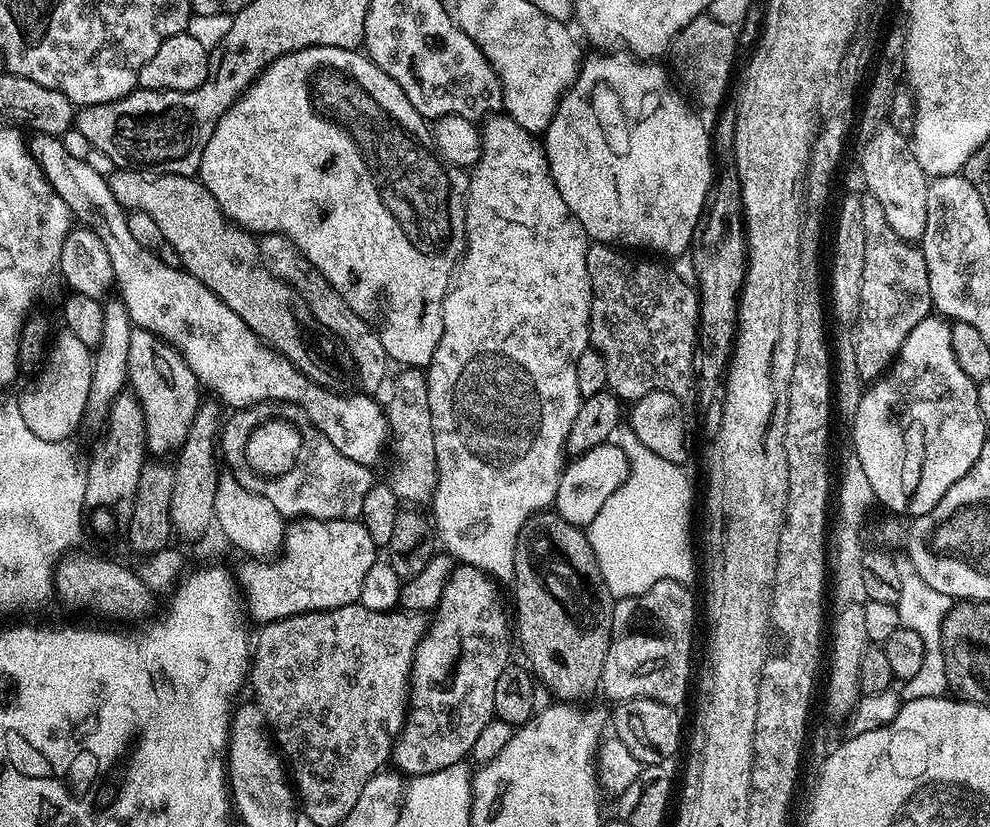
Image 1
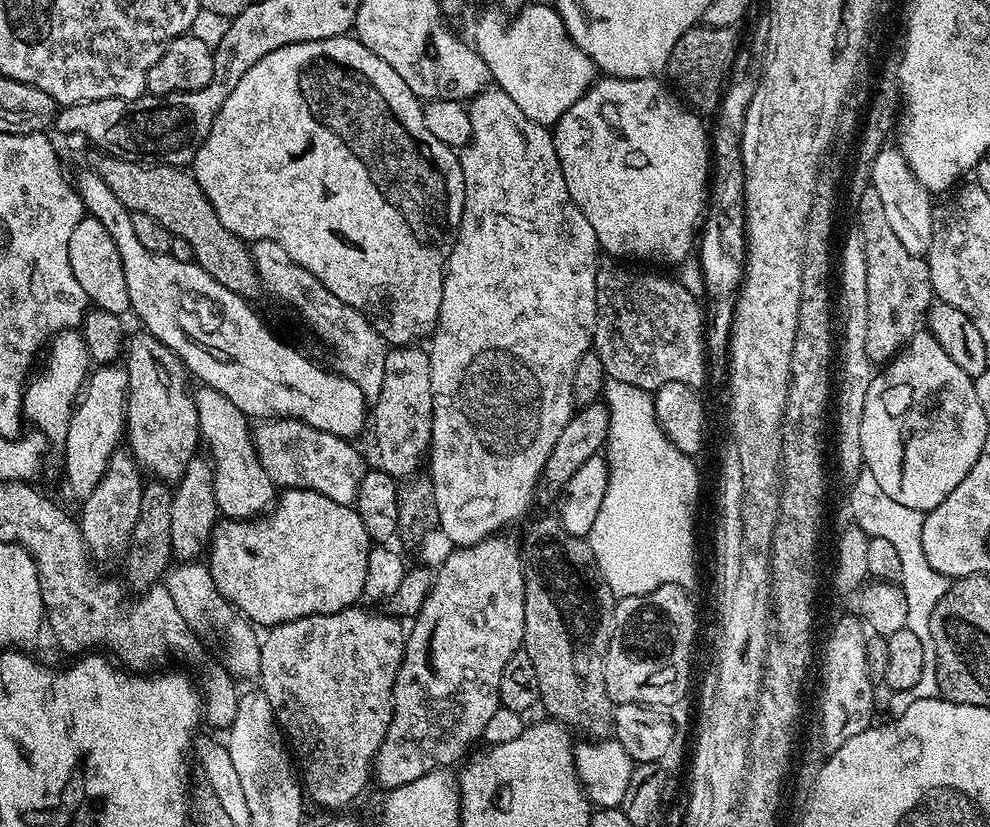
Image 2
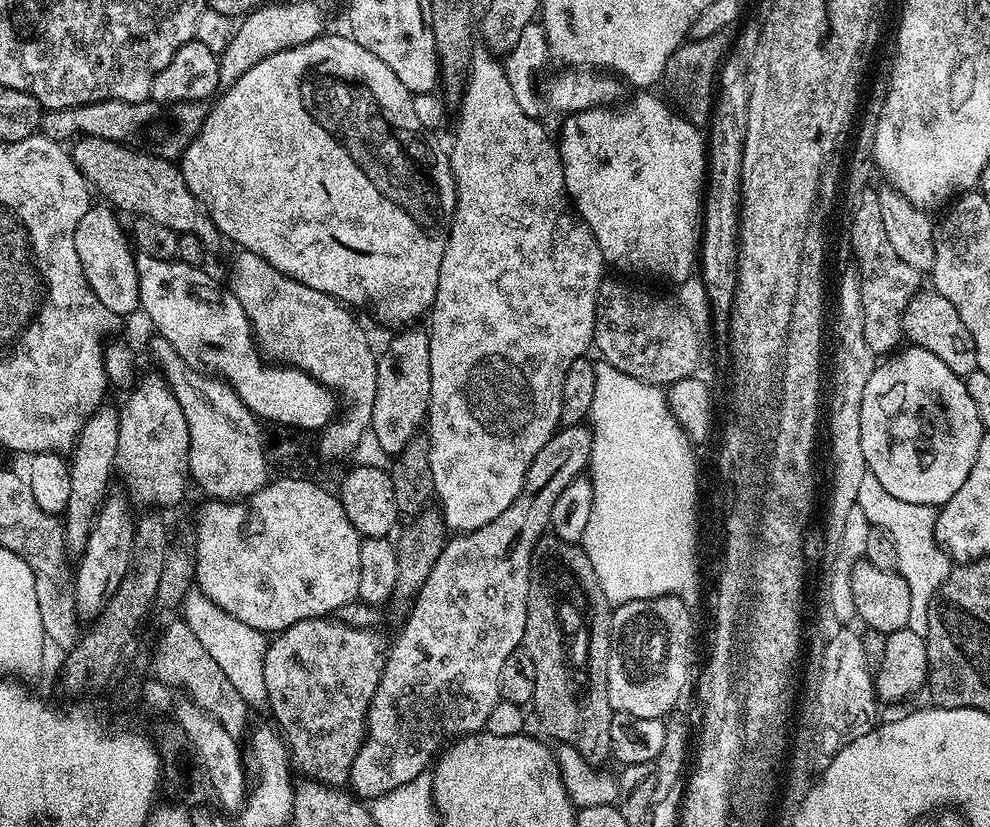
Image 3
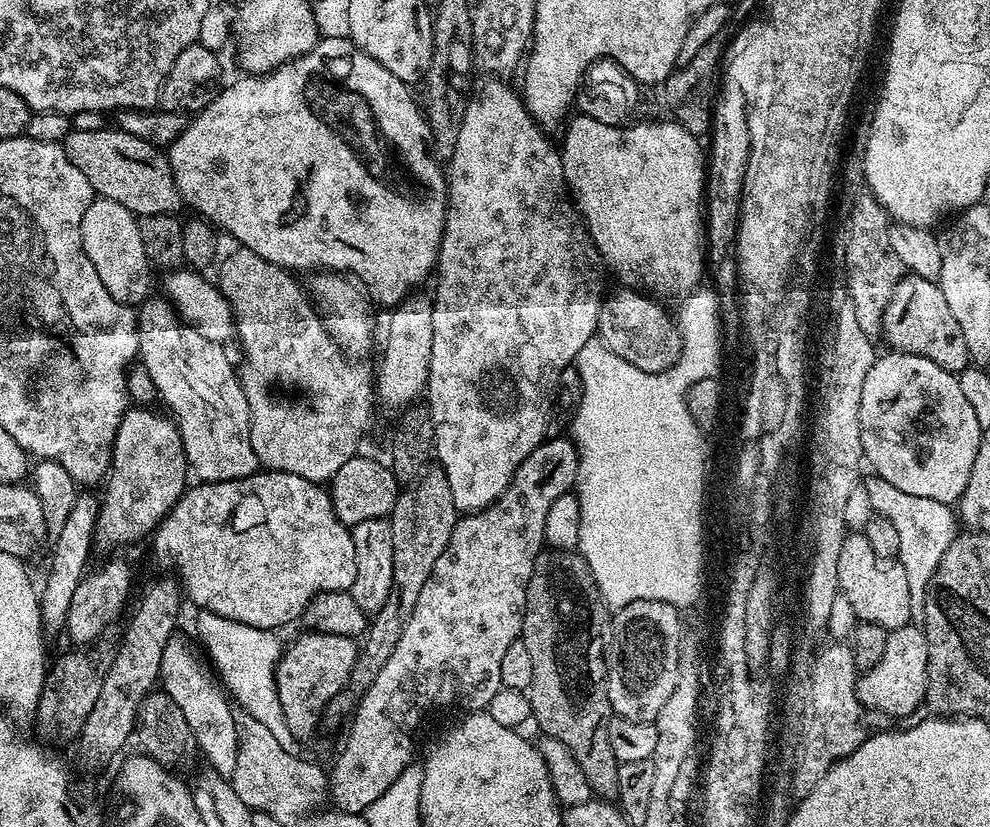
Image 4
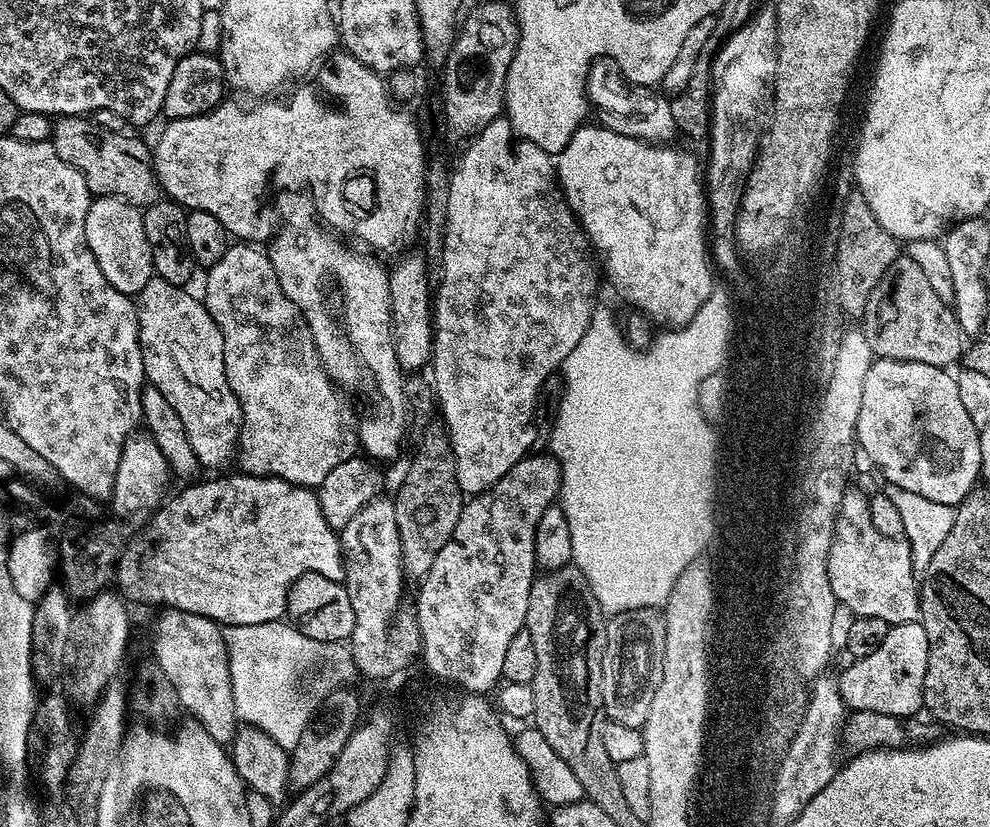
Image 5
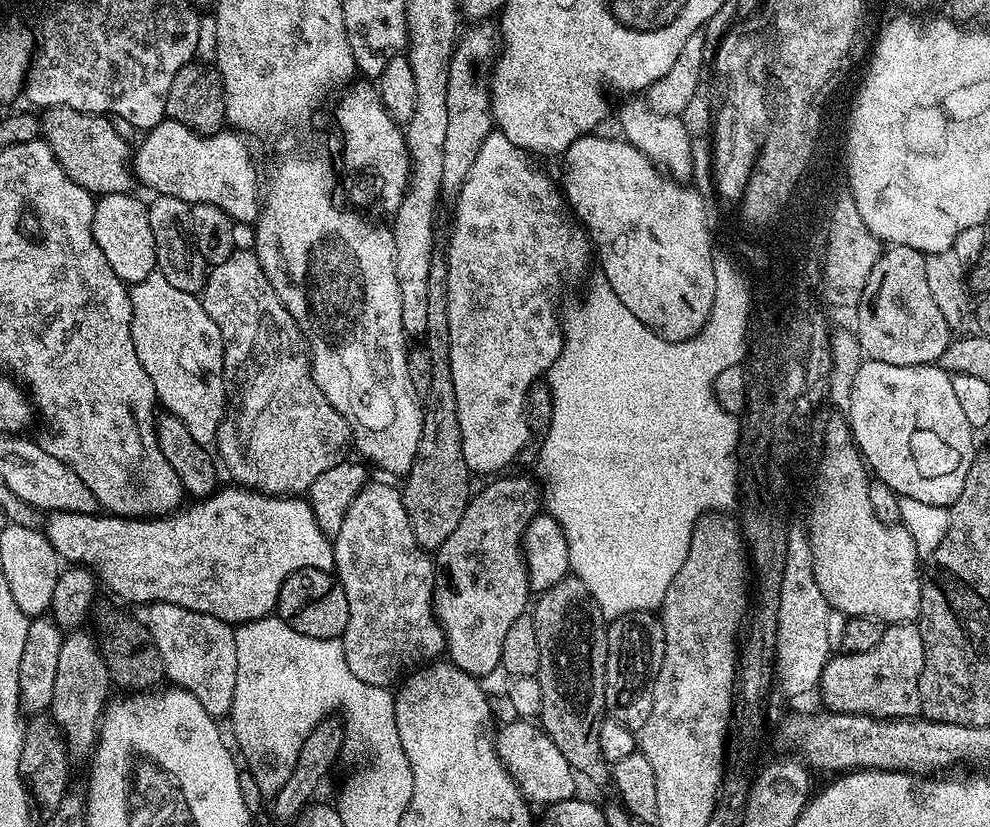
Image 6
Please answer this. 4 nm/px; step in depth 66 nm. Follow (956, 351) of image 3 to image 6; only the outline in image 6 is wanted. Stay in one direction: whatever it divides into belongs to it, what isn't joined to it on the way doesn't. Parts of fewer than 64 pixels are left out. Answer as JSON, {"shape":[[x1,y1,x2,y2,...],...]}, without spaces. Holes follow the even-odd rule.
{"shape":[[894,244,885,247,878,262,874,262,874,270,870,270,870,278,866,278,866,290,854,309,854,333,860,344,860,351,867,359,890,362,890,366,936,364,942,358,948,344,952,343,954,334,949,330,946,318,942,318,937,304,934,303,934,294,930,294,930,286,926,282,924,258,923,252,910,246]]}

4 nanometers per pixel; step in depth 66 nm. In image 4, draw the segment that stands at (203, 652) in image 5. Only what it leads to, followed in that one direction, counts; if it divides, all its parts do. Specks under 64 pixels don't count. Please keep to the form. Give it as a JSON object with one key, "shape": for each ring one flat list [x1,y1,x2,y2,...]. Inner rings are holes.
{"shape":[[176,636,168,641,163,650,159,681,162,690,170,694,170,698,174,699,179,710,185,715,186,722,189,723,191,732,195,736,197,749,203,757,206,756,213,768,211,771,219,777,230,778,234,772,235,759,237,758,237,730,234,727,234,710,223,685,215,677,213,671,206,664,205,666,200,664,191,648,186,646,179,636]]}

